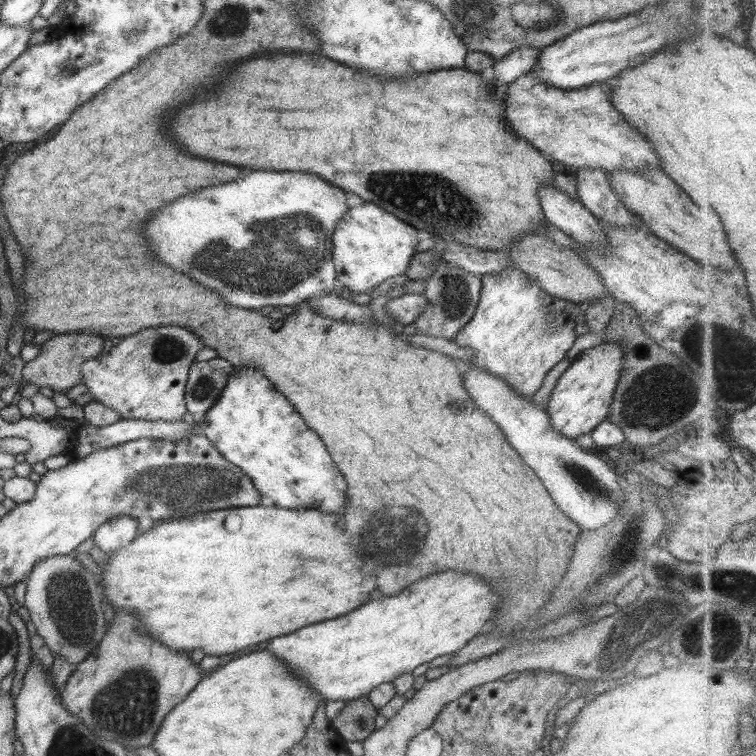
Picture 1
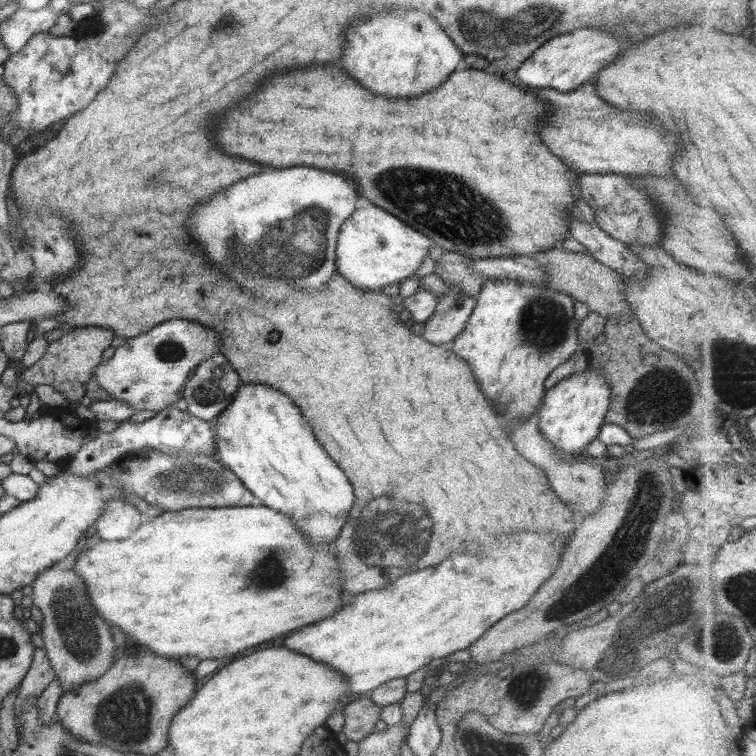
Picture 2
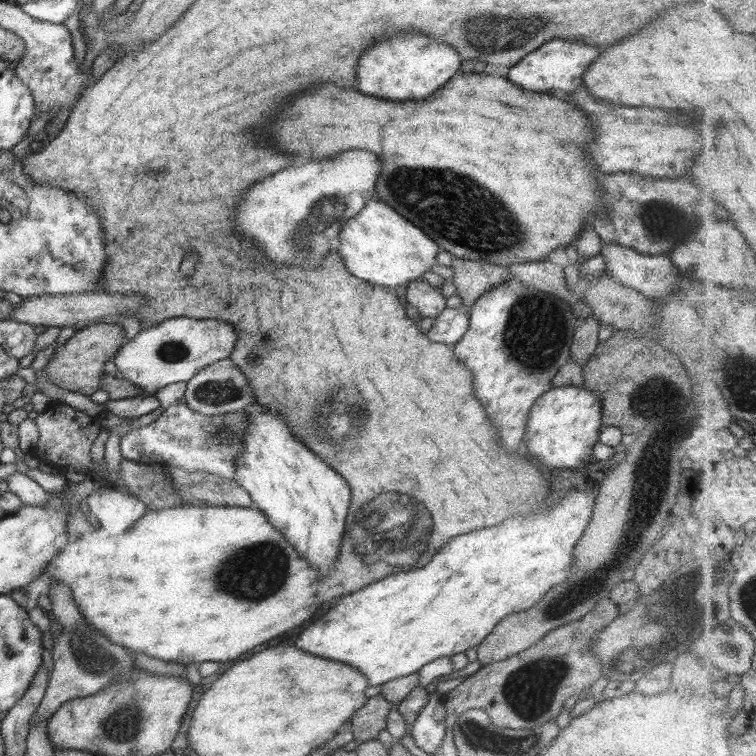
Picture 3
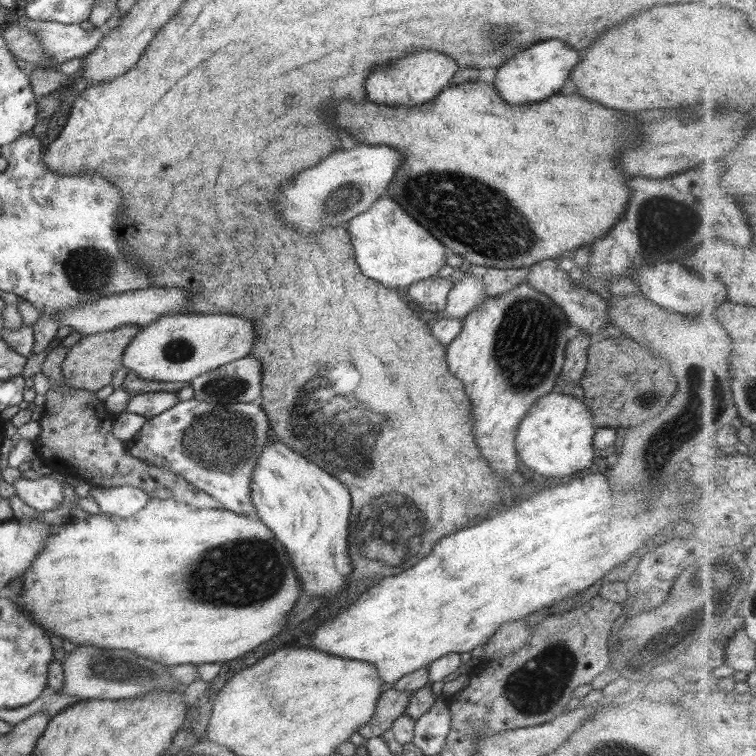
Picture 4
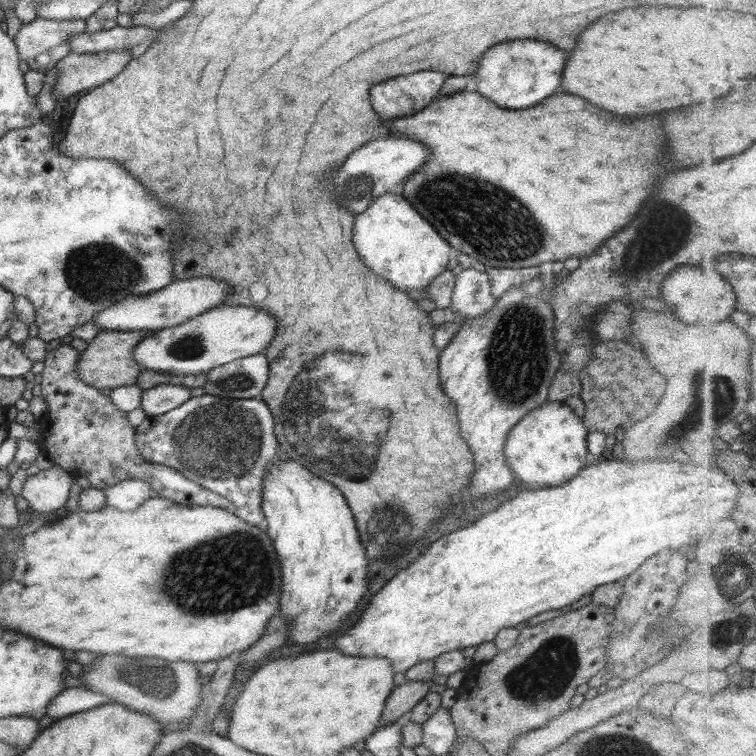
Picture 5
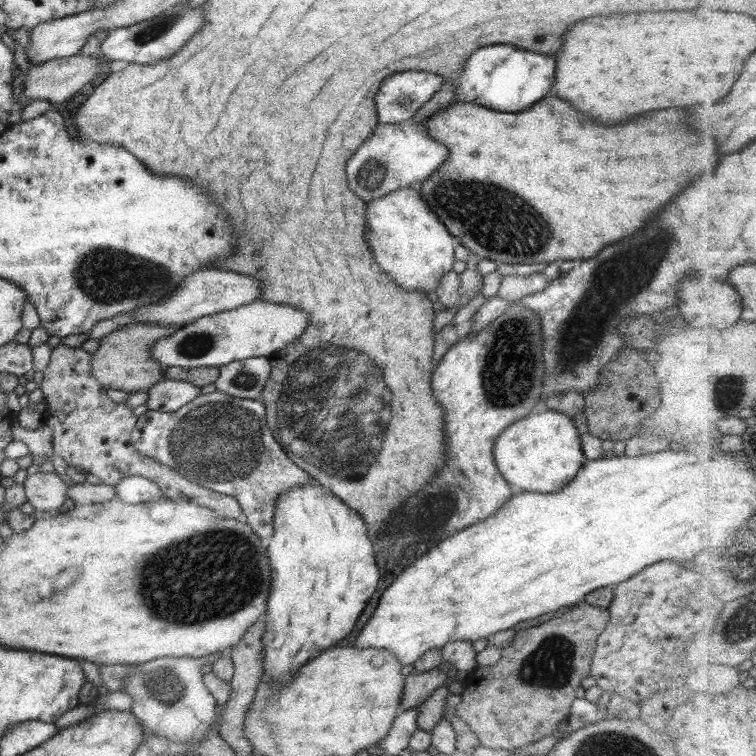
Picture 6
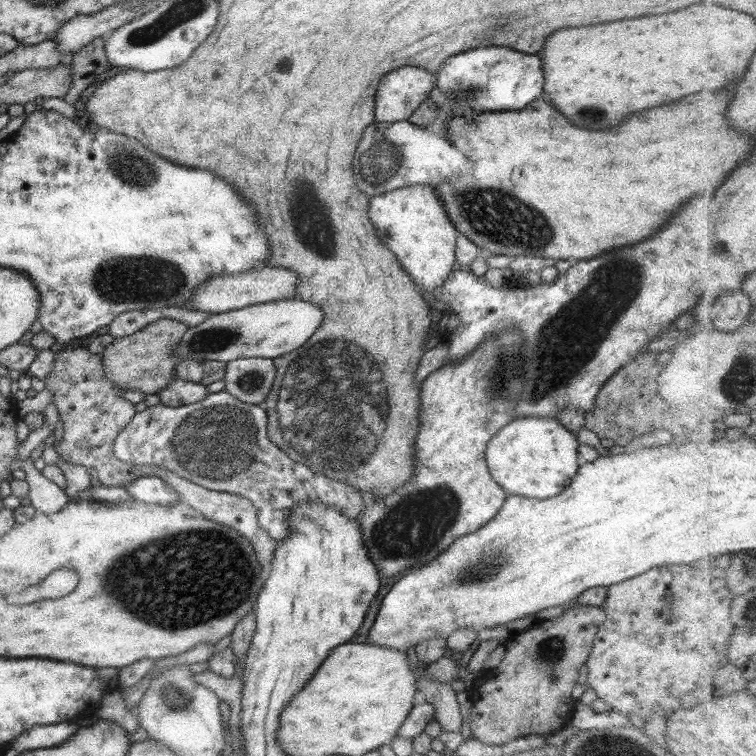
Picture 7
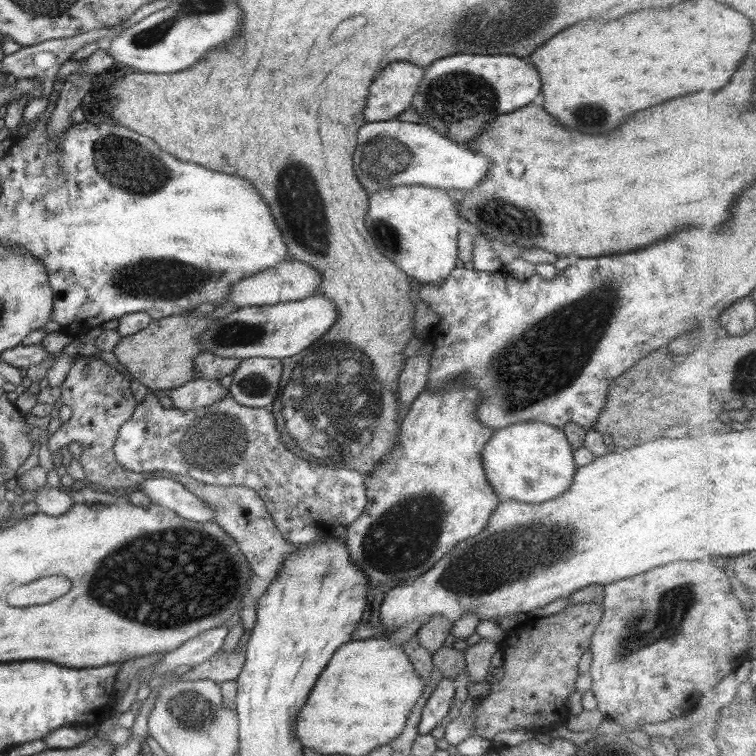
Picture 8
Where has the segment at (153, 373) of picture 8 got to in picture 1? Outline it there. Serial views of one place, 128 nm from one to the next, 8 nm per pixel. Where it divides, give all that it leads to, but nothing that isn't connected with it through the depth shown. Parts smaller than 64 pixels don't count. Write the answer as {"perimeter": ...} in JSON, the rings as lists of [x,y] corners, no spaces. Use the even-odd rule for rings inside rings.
{"perimeter":[[[88,334],[54,335],[40,346],[41,350],[34,360],[26,363],[23,368],[23,381],[39,387],[52,388],[54,392],[66,392],[70,387],[81,382],[82,364],[100,355],[104,342],[105,338]]]}

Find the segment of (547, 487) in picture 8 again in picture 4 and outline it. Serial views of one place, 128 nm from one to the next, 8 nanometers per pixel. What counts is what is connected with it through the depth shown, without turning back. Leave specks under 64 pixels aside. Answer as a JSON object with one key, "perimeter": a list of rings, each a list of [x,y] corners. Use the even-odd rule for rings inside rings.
{"perimeter":[[[553,390],[536,400],[536,403],[528,410],[526,416],[518,426],[516,435],[516,452],[518,452],[522,469],[529,476],[540,478],[564,478],[574,472],[586,472],[592,466],[594,460],[594,435],[596,426],[592,422],[592,415],[586,407],[584,398],[577,400],[574,396],[554,392]]]}

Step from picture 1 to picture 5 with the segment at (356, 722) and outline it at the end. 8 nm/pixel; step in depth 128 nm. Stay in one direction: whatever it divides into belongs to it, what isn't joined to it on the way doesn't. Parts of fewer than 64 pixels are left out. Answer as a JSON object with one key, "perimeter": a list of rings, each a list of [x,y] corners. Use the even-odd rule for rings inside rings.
{"perimeter":[[[405,681],[392,688],[376,729],[405,719],[430,691],[429,681]]]}

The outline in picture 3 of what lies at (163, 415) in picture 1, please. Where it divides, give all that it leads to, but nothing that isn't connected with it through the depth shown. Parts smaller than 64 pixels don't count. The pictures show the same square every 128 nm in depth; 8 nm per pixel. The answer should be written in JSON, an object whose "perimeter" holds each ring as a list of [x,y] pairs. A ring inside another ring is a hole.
{"perimeter":[[[188,317],[169,318],[159,322],[155,326],[141,331],[135,338],[126,340],[120,351],[114,357],[117,367],[117,376],[121,376],[126,381],[138,385],[142,389],[141,396],[156,396],[160,388],[174,384],[174,382],[188,382],[198,370],[210,363],[218,362],[224,358],[229,358],[232,351],[237,346],[237,334],[235,327],[222,320],[193,319]]]}

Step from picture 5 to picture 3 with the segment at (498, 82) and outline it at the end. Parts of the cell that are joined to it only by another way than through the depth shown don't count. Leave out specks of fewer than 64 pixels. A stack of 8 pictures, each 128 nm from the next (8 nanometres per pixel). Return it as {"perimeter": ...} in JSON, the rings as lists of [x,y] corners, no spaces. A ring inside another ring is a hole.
{"perimeter":[[[550,39],[511,66],[507,79],[527,92],[572,94],[578,90],[586,68],[598,58],[598,54],[600,50],[596,46],[586,46],[586,42],[580,40]]]}

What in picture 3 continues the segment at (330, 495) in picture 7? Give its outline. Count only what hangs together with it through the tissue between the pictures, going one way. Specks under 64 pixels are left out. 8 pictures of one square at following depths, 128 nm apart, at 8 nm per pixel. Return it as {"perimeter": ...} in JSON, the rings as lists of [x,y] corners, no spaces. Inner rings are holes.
{"perimeter":[[[173,404],[167,410],[164,410],[160,418],[152,423],[130,430],[122,436],[120,448],[122,458],[128,459],[140,464],[151,465],[153,467],[178,466],[179,469],[186,472],[206,472],[214,474],[218,478],[228,478],[232,482],[236,480],[236,458],[240,456],[244,448],[244,434],[248,426],[247,412],[238,410],[237,412],[228,412],[227,414],[214,414],[213,416],[204,416],[190,409],[187,404]]]}

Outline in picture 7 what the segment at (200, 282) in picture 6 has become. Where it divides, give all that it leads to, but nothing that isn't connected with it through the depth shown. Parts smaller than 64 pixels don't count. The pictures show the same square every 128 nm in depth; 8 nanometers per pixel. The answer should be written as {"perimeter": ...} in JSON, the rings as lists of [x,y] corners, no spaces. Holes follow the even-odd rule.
{"perimeter":[[[259,266],[253,270],[240,272],[236,275],[214,275],[197,287],[193,298],[182,308],[202,310],[207,314],[216,315],[231,312],[235,309],[254,304],[263,304],[283,299],[295,299],[295,290],[299,286],[299,277],[294,271],[286,268],[266,268]]]}

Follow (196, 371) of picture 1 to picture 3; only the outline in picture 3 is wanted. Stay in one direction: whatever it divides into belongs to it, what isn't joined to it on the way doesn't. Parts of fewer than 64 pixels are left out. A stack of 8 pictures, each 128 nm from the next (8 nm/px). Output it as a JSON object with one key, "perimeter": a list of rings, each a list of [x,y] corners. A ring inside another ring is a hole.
{"perimeter":[[[224,358],[204,366],[202,370],[198,370],[198,374],[195,374],[187,382],[186,386],[185,398],[187,406],[204,416],[237,412],[255,403],[254,393],[252,393],[252,387],[250,387],[246,375],[230,358]]]}

